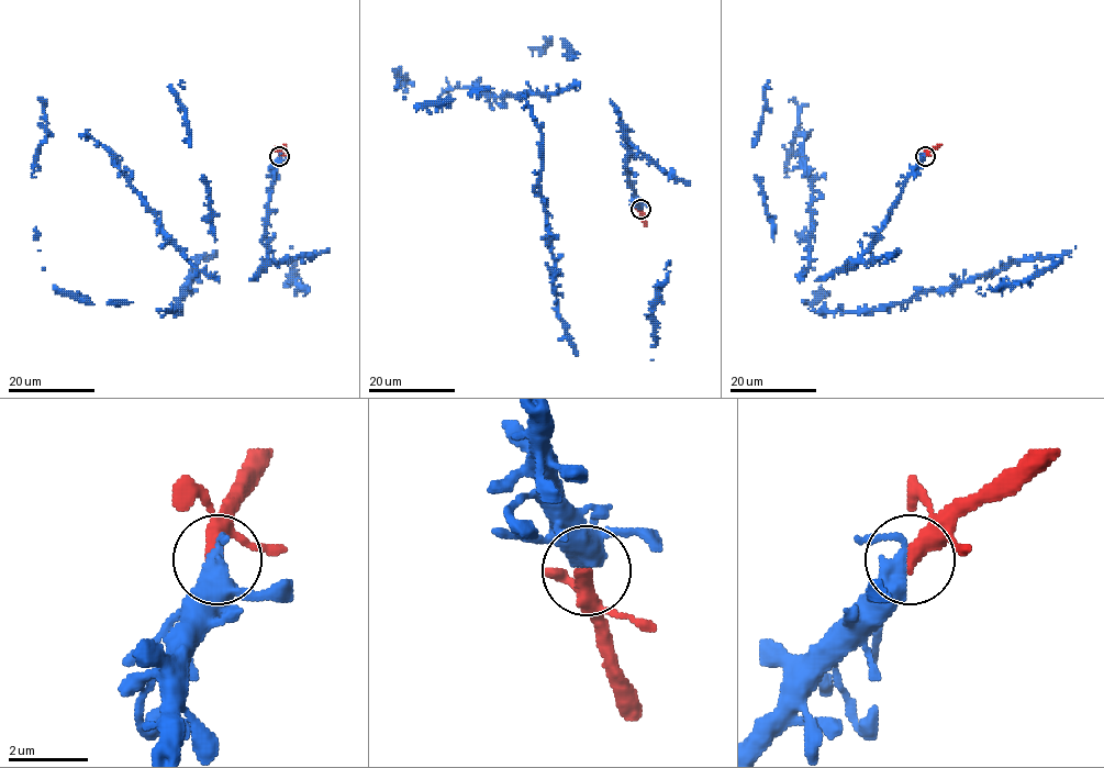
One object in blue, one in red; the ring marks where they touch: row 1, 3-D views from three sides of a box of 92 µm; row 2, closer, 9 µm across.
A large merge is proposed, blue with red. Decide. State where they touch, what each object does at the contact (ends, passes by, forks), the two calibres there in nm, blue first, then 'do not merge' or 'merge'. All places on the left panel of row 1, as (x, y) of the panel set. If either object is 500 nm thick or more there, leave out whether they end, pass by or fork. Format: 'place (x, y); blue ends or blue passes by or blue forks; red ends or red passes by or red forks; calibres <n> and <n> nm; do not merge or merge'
place (279, 156); blue passes by; red ends; calibres 440 and 480 nm; merge

